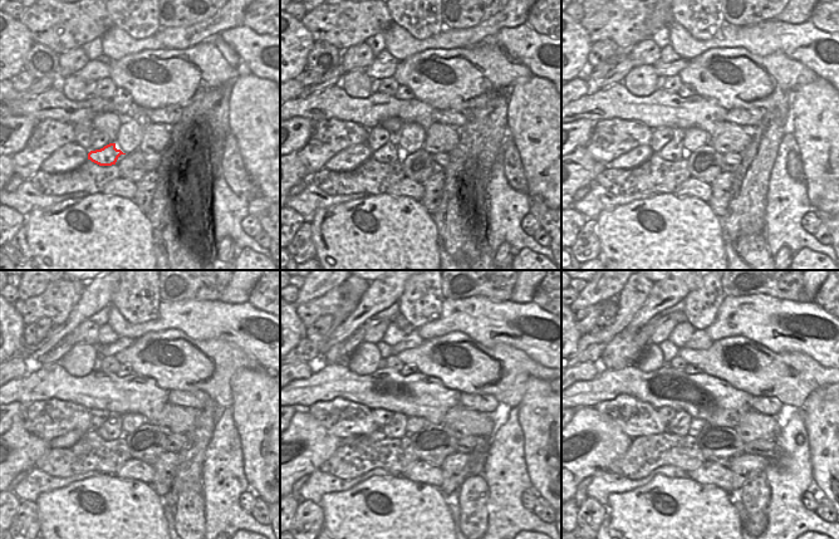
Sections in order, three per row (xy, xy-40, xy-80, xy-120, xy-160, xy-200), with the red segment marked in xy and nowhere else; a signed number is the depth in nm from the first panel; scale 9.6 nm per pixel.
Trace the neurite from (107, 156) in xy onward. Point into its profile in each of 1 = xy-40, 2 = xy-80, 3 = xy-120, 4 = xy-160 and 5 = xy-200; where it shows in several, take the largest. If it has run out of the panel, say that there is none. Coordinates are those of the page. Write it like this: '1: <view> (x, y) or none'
1: xy-40 (389, 153)
2: xy-80 (672, 151)
3: xy-120 (112, 429)
4: xy-160 (396, 429)
5: xy-200 (681, 424)

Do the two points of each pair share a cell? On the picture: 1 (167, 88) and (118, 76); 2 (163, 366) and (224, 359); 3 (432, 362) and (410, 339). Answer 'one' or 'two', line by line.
1: one
2: one
3: two

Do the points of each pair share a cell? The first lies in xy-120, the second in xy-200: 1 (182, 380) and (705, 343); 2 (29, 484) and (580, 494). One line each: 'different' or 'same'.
1: different
2: different

